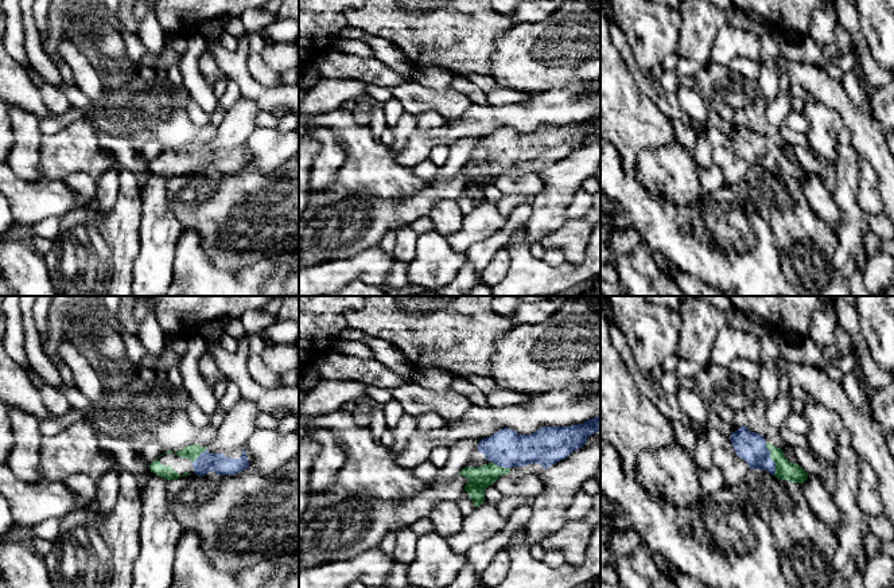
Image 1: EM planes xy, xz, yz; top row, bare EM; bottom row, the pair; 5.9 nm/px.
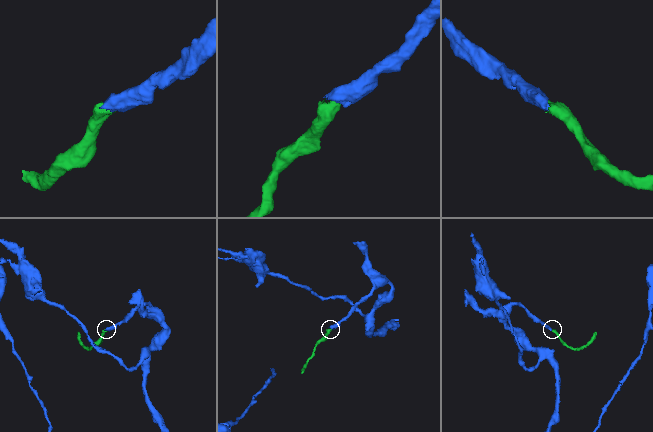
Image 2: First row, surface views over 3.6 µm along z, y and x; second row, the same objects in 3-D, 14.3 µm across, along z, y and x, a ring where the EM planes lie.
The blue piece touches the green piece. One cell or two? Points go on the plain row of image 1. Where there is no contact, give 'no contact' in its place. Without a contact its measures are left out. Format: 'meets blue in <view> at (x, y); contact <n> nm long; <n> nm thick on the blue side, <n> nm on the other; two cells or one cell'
meets blue in yz at (770, 158); contact 200 nm long; 180 nm thick on the blue side, 120 nm on the other; one cell

